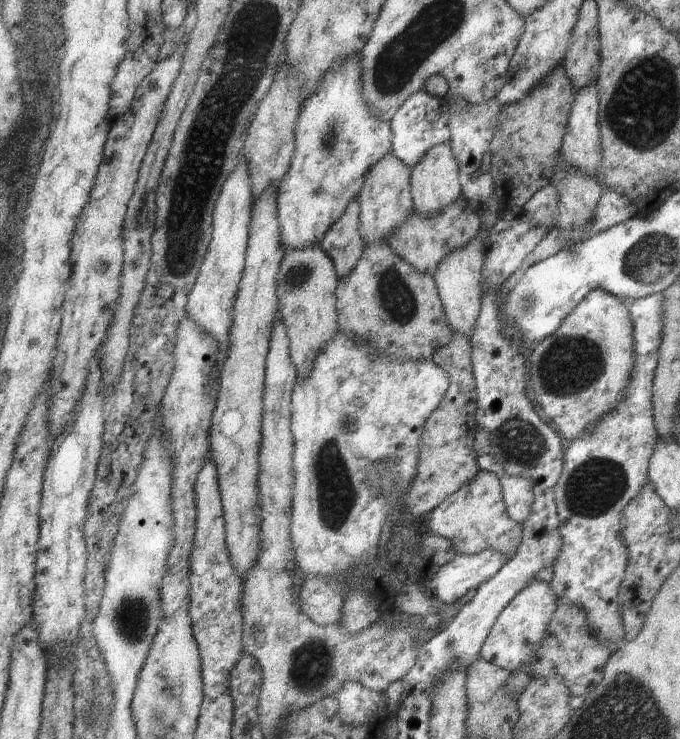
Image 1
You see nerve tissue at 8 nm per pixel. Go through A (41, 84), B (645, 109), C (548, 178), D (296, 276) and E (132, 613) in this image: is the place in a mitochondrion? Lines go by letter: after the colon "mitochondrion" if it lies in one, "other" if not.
A: other
B: mitochondrion
C: other
D: mitochondrion
E: mitochondrion

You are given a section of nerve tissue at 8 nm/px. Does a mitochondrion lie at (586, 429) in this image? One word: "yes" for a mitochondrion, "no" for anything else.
no

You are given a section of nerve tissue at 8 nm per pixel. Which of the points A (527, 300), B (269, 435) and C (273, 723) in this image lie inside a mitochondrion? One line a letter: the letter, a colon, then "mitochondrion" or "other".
A: mitochondrion
B: other
C: other

